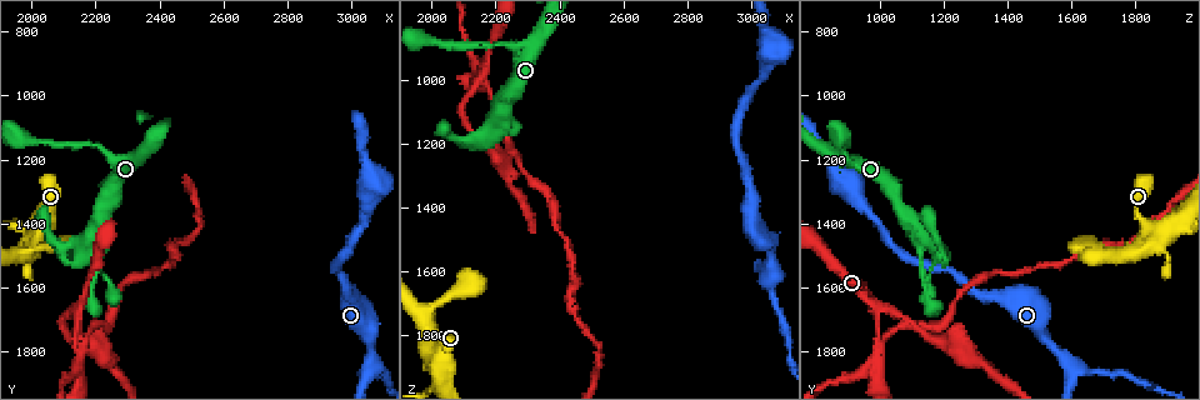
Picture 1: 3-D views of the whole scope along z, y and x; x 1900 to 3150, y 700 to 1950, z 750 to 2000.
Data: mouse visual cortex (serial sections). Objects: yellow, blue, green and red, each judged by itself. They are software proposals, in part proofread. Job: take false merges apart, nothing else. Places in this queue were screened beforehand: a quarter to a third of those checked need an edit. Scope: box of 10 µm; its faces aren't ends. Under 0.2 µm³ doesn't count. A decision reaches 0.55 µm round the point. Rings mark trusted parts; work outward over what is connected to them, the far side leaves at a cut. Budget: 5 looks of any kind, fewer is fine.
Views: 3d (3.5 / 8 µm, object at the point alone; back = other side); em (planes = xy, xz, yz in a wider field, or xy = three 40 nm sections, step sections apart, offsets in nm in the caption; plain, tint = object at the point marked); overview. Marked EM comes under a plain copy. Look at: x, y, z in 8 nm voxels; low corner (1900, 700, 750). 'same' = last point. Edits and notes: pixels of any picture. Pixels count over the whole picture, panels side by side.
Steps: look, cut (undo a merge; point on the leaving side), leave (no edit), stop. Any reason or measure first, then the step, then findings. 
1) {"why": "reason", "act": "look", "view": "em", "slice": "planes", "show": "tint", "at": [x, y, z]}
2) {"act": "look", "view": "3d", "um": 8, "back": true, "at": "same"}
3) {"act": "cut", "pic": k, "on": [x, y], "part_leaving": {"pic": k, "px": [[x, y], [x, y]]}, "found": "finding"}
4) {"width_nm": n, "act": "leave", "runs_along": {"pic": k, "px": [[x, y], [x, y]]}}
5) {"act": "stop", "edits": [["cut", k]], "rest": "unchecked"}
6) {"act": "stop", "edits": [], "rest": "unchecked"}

{"why": "calibre changes", "act": "look", "view": "3d", "um": 3.5, "at": [2170, 1450, 1160]}

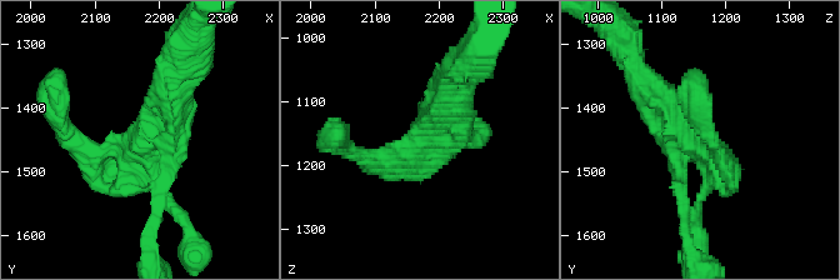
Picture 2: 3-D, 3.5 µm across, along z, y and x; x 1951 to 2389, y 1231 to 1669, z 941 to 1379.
{"why": "need the tissue", "act": "look", "view": "em", "slice": "xy", "step": 5, "show": "tint", "at": [2170, 1460, 1160]}

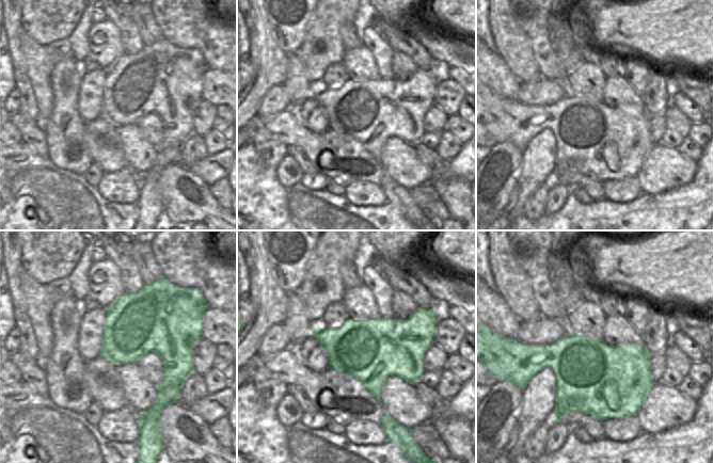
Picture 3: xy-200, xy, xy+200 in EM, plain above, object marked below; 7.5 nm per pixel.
{"act": "leave", "runs_along": {"pic": 2, "px": [[453, 90], [406, 158], [353, 154]]}, "found": "continuous, no second cell"}

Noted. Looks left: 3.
{"why": "abrupt turn", "act": "look", "view": "3d", "um": 8, "at": [2150, 1780, 1000]}

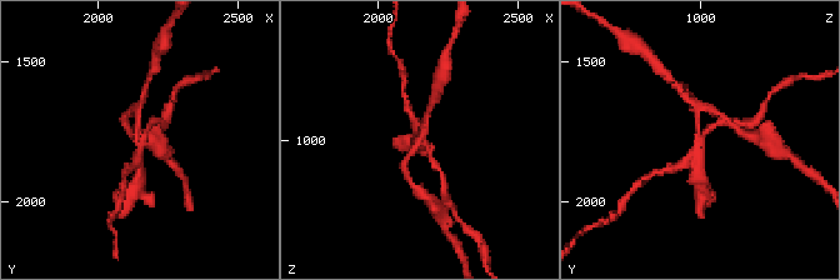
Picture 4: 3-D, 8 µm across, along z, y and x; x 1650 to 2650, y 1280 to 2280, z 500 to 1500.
{"arms": 4, "arm_widths_nm": [150, 200, 200, 250], "act": "look", "view": "em", "slice": "xy", "step": 1, "show": "tint", "at": "same"}

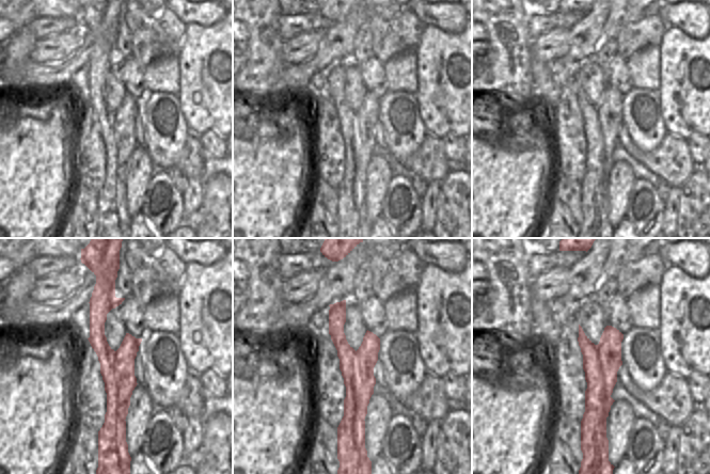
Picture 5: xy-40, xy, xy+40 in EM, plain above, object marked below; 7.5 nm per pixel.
{"width_nm": 260, "act": "cut", "pic": 4, "on": [668, 170], "part_leaving": {"pic": 4, "px": [[424, 141], [443, 179]]}, "found": "a second cell is stuck on"}

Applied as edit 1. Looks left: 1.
{"act": "stop", "edits": [["cut", 4]], "rest": "unchecked"}

